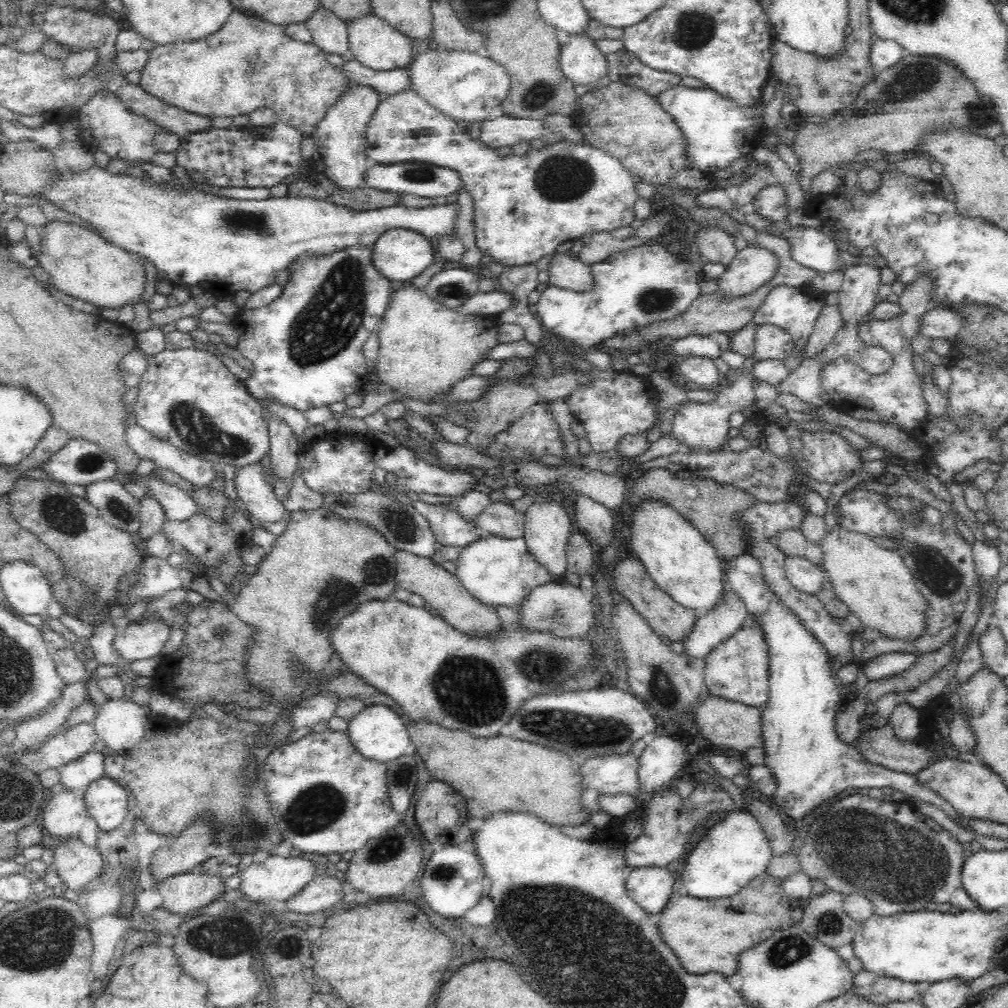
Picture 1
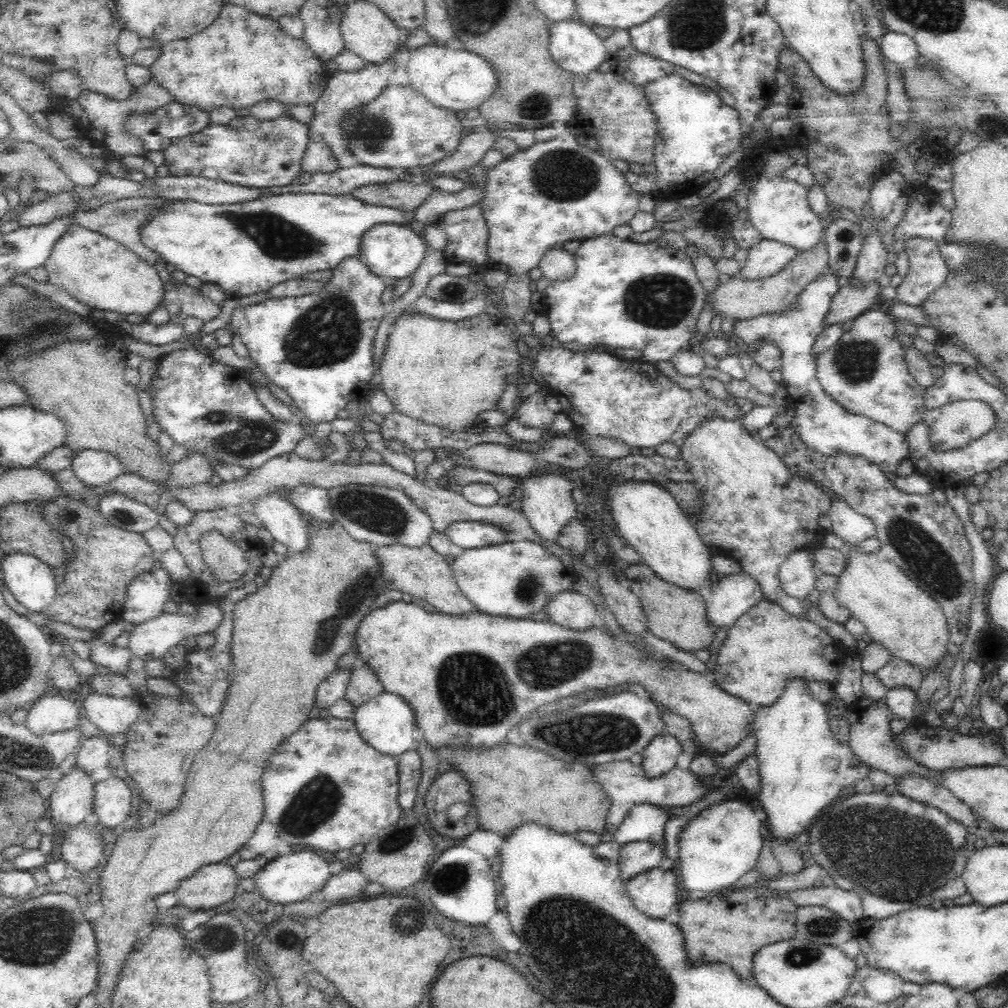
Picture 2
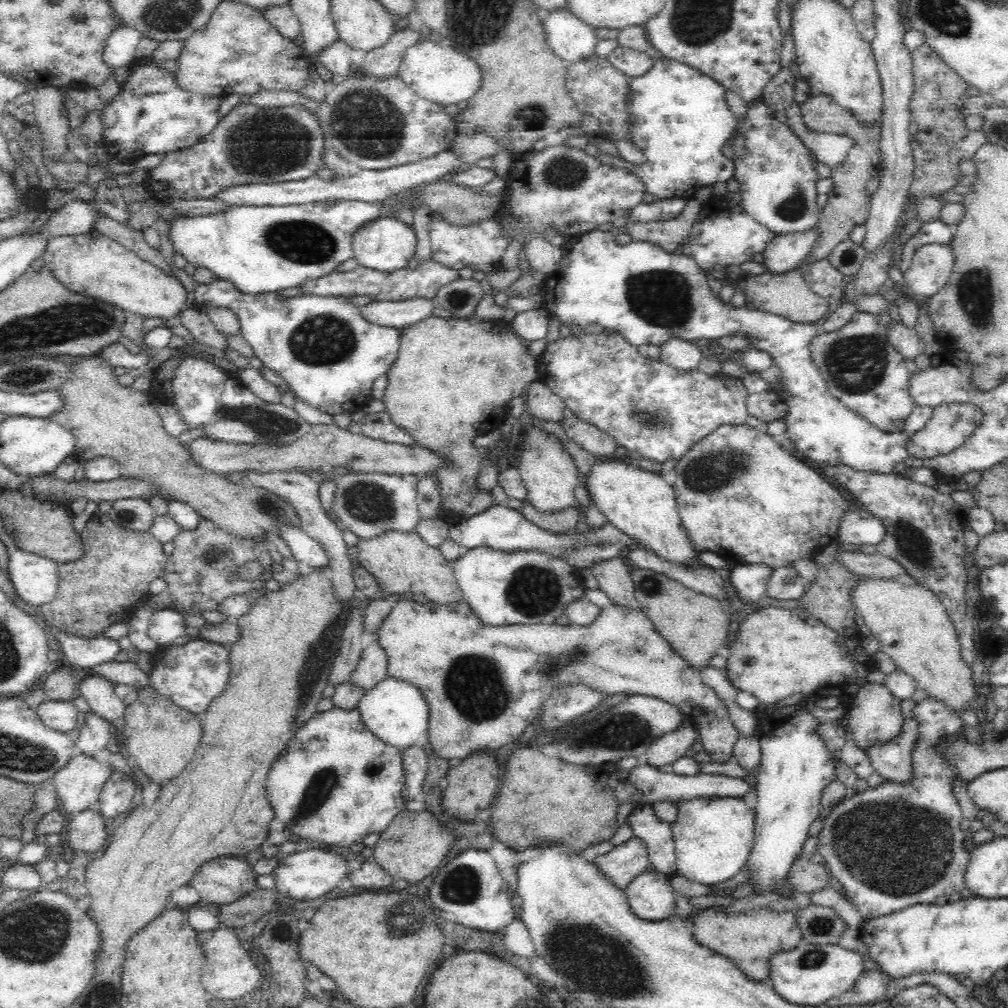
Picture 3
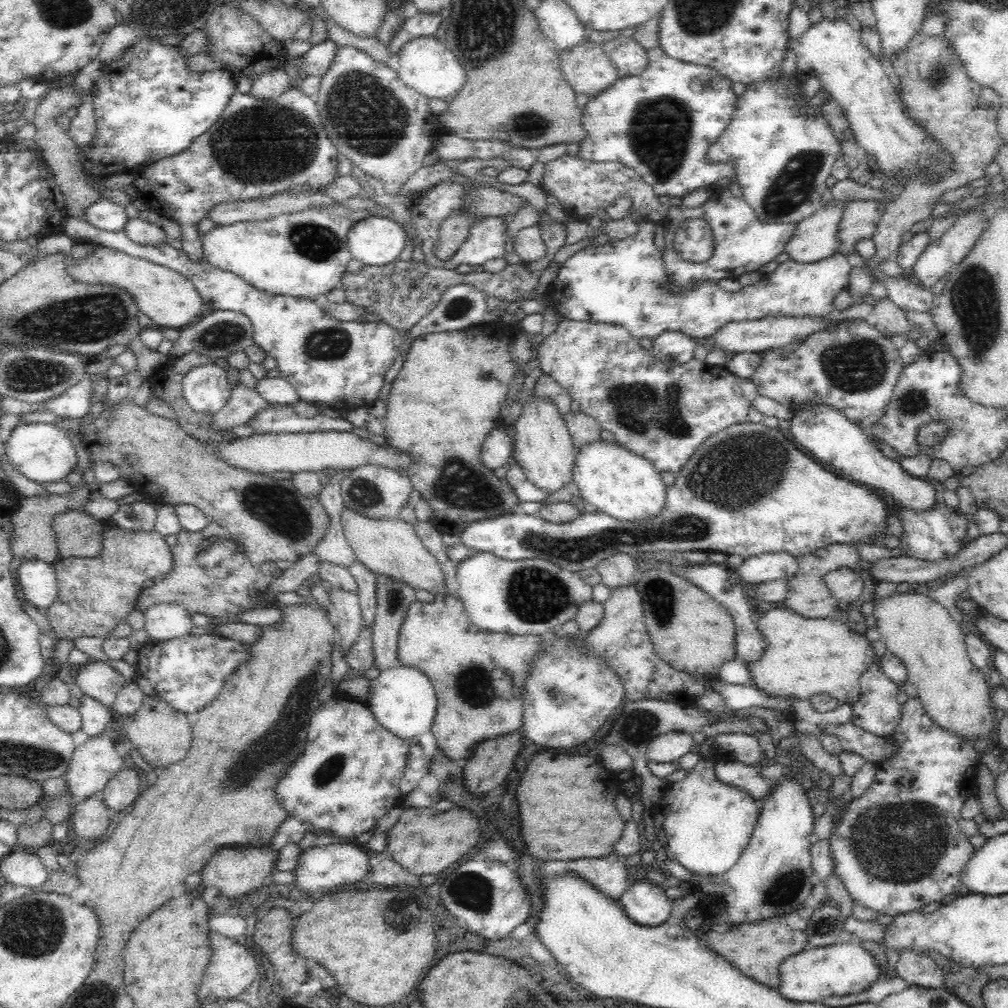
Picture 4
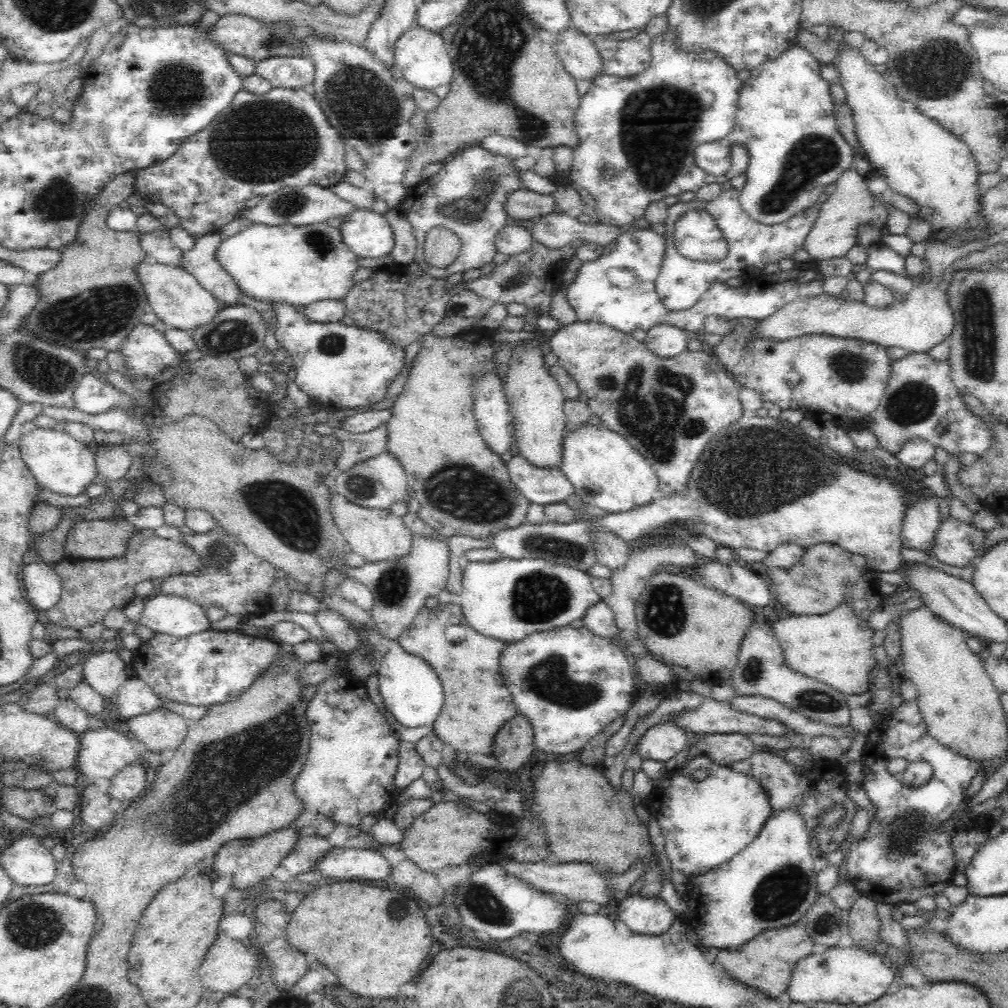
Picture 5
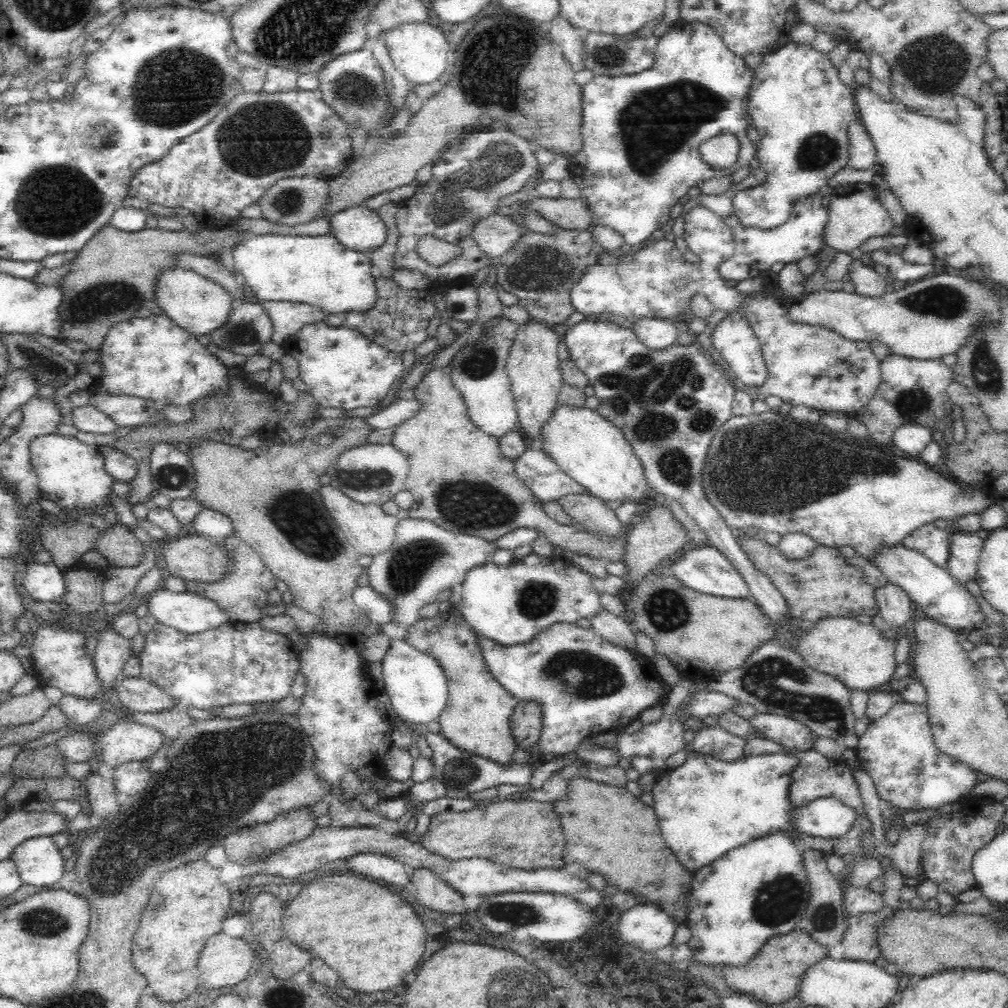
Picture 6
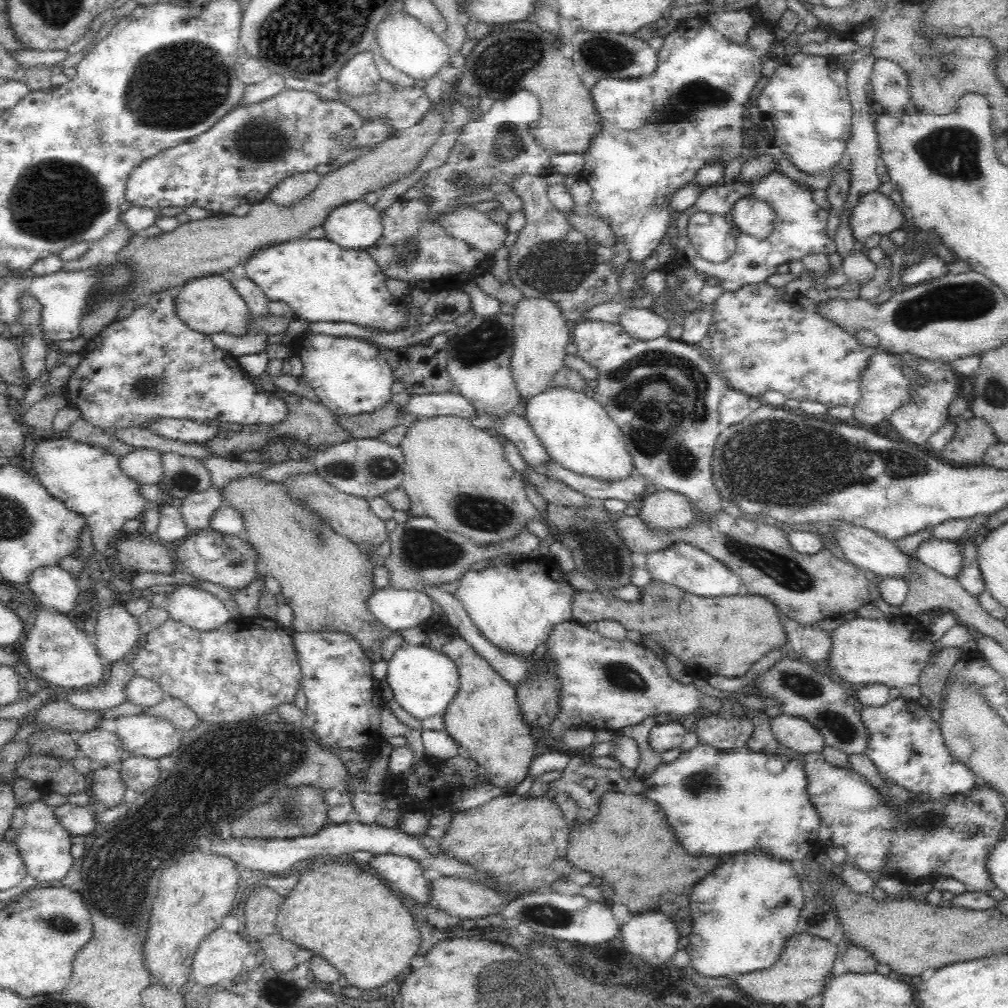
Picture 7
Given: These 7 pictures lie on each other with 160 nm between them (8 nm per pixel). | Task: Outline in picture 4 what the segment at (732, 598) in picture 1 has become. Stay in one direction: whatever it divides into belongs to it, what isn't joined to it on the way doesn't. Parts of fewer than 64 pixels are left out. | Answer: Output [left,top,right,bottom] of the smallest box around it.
[735,553,798,590]

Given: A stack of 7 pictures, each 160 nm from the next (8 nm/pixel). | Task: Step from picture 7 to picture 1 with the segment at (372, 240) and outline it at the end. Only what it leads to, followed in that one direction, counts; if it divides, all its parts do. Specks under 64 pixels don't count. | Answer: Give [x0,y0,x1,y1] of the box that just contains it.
[372,229,439,282]

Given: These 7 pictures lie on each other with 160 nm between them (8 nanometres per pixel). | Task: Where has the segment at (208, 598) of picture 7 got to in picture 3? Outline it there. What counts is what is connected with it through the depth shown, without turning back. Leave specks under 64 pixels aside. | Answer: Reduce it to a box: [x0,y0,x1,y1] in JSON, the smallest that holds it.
[147,609,186,647]

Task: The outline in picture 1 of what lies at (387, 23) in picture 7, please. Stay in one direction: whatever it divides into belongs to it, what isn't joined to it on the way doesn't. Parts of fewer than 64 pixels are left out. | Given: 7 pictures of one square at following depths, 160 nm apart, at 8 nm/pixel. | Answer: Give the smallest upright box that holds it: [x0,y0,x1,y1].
[411,50,511,124]

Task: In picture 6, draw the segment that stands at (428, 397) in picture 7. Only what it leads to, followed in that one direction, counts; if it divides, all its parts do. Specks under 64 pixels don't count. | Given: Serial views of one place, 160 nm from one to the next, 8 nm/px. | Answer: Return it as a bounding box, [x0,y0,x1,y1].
[363,395,419,431]

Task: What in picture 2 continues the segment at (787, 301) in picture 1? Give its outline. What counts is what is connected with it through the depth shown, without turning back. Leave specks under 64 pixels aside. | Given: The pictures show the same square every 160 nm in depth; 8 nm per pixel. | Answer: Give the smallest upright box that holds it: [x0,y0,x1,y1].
[731,270,909,476]

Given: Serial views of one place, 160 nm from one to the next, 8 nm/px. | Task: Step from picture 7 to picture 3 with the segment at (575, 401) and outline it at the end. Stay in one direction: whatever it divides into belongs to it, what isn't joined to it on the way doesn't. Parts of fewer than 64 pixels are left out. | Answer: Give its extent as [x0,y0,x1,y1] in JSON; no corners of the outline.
[587,457,699,565]

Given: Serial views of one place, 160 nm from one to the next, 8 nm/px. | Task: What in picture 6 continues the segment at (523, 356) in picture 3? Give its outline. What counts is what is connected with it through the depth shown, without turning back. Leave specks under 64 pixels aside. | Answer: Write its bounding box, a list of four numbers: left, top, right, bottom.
[391,362,628,562]

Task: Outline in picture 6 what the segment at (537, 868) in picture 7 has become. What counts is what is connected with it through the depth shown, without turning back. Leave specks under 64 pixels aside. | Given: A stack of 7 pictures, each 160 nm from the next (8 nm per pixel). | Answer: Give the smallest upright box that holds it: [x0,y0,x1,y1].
[416,800,564,870]

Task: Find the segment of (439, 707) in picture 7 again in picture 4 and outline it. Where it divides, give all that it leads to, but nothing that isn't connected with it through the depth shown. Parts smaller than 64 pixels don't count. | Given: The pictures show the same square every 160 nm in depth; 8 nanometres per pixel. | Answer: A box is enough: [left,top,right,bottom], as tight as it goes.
[347,560,437,762]

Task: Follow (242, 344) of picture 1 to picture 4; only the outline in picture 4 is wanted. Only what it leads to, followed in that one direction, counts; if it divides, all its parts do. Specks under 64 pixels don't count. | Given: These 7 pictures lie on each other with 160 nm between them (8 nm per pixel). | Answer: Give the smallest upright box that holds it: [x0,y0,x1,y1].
[60,215,403,413]

